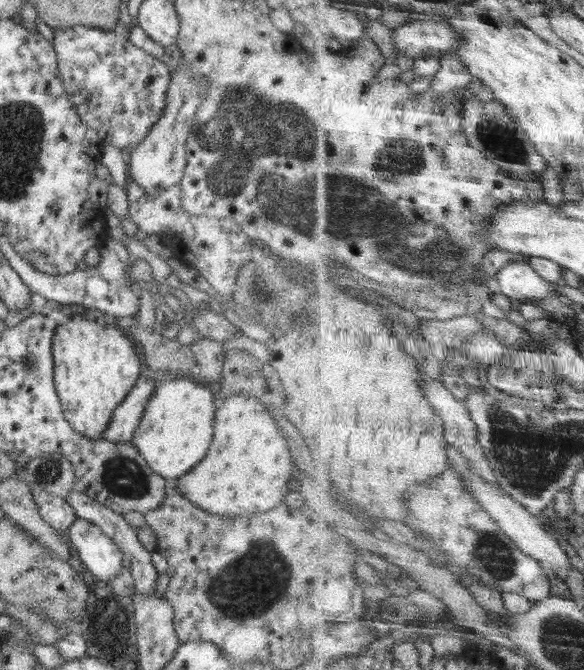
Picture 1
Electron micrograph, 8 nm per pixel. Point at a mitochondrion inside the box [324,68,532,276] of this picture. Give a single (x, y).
(498, 138)

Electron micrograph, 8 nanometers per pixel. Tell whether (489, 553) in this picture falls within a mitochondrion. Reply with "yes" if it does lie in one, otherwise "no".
yes

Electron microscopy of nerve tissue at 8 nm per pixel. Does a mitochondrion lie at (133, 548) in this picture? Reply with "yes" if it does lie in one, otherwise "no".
no

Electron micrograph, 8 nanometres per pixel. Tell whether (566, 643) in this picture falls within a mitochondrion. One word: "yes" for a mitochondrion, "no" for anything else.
yes

